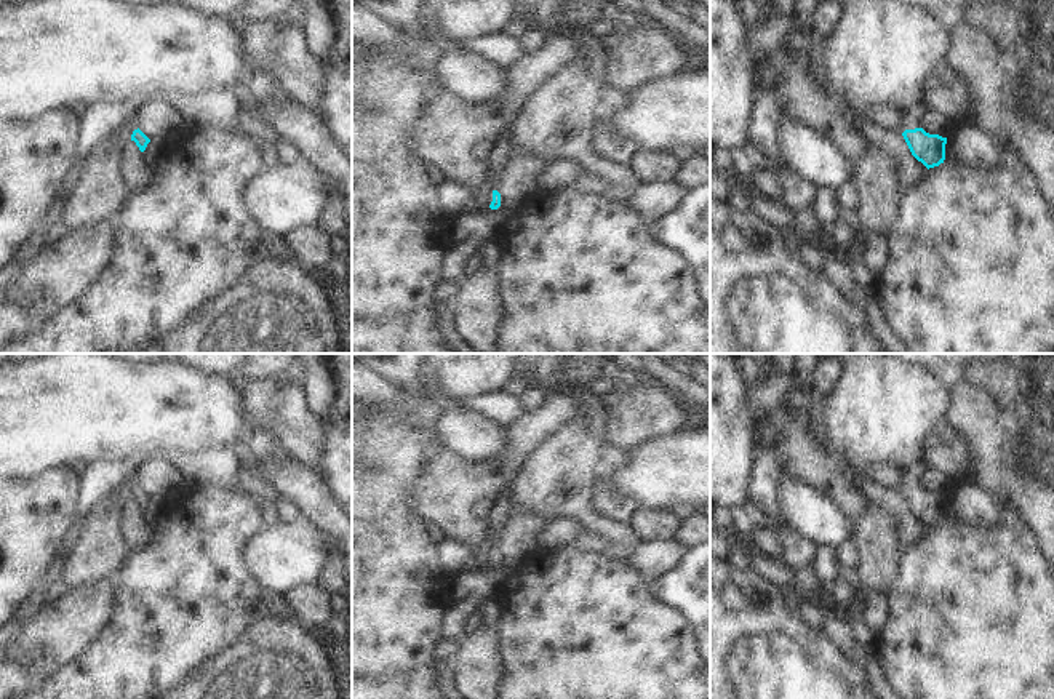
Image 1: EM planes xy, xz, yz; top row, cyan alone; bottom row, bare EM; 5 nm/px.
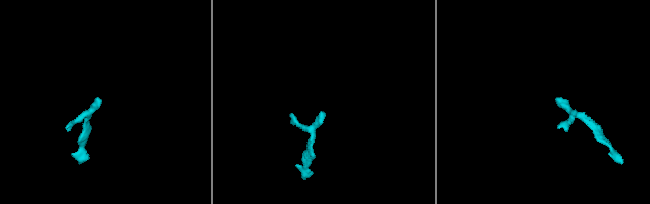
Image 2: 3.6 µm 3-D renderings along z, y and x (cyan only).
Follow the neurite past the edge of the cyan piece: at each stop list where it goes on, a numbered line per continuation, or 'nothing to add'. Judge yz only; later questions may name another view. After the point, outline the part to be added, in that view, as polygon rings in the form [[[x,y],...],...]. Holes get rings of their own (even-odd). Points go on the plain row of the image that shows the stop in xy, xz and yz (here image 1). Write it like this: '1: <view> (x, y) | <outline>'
1: yz (917, 469) | [[[923,457],[910,462],[905,488],[920,486],[920,480],[928,469],[929,469],[929,464]]]

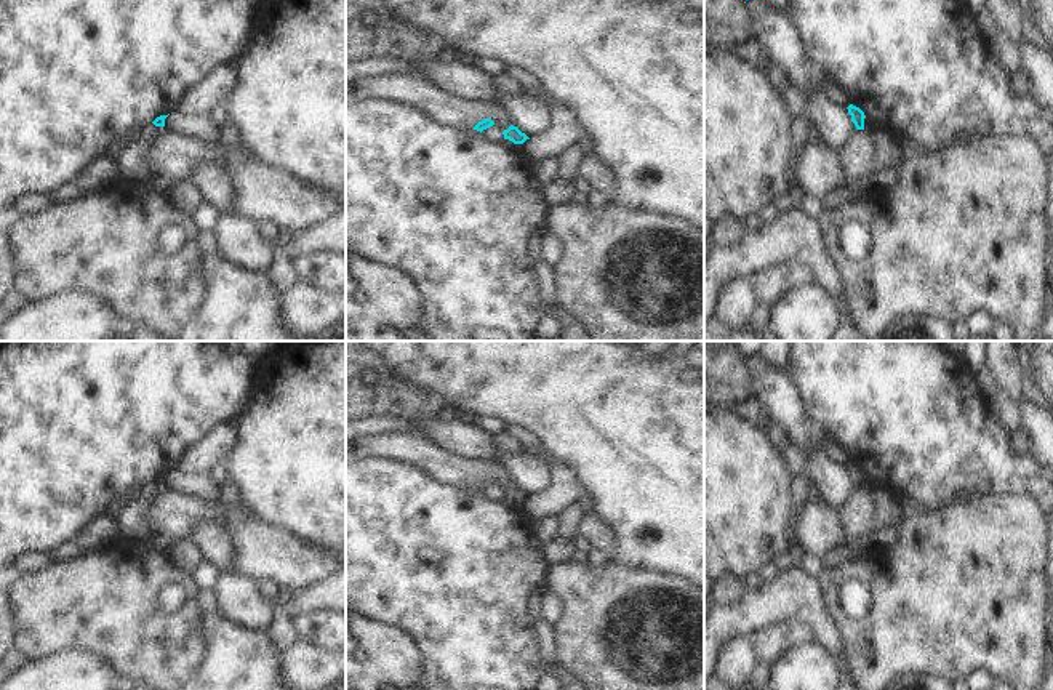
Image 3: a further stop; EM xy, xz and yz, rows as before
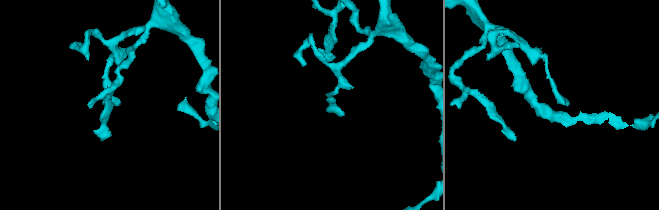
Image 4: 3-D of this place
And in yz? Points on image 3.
nothing to add

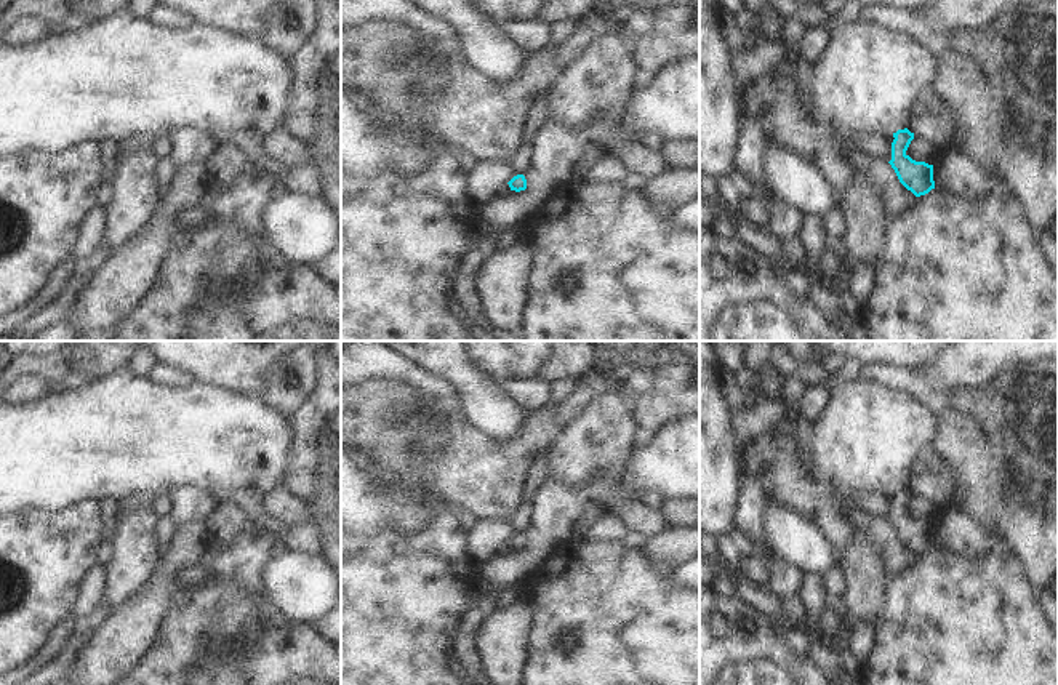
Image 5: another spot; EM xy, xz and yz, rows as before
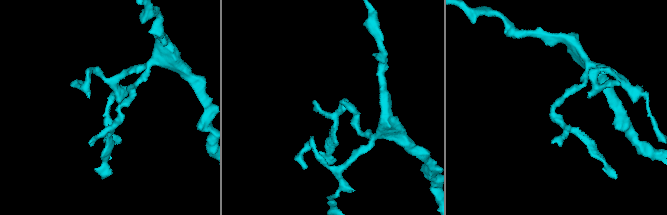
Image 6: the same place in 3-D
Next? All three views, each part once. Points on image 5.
nothing to add

